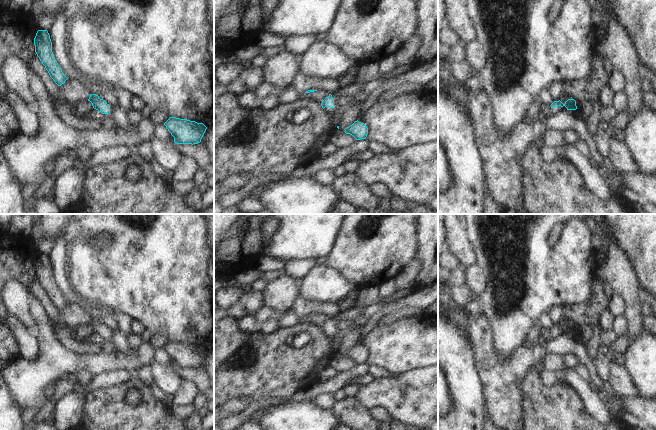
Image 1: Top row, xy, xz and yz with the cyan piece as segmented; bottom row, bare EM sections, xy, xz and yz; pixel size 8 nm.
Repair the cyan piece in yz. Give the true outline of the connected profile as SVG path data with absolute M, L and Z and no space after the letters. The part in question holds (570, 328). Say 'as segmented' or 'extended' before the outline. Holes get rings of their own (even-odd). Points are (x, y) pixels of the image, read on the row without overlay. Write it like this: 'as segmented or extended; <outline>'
extended; M568 323L564 328L559 325L554 325L550 330L541 328L541 336L544 336L547 341L551 341L562 334L565 330L567 334L576 334L576 325L574 323Z

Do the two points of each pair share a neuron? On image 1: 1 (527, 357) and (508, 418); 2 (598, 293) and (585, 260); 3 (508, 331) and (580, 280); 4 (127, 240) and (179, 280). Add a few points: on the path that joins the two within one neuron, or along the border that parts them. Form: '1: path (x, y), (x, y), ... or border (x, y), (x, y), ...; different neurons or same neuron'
1: path (512, 372), (508, 376), (508, 403); same neuron
2: border (596, 274), (591, 283), (591, 297), (587, 301); different neurons
3: path (526, 313), (559, 280), (562, 280); same neuron
4: path (140, 242), (166, 268); same neuron

